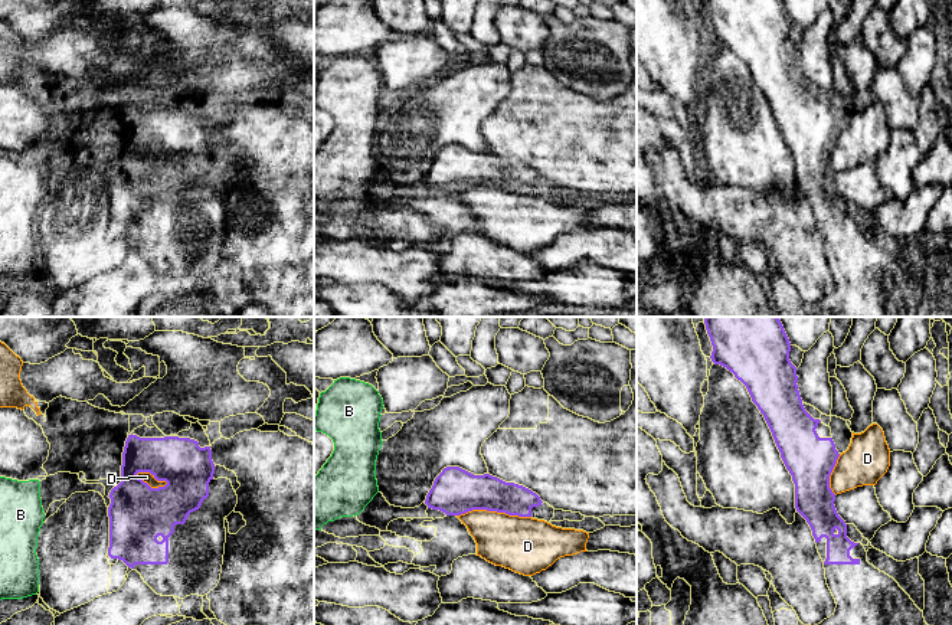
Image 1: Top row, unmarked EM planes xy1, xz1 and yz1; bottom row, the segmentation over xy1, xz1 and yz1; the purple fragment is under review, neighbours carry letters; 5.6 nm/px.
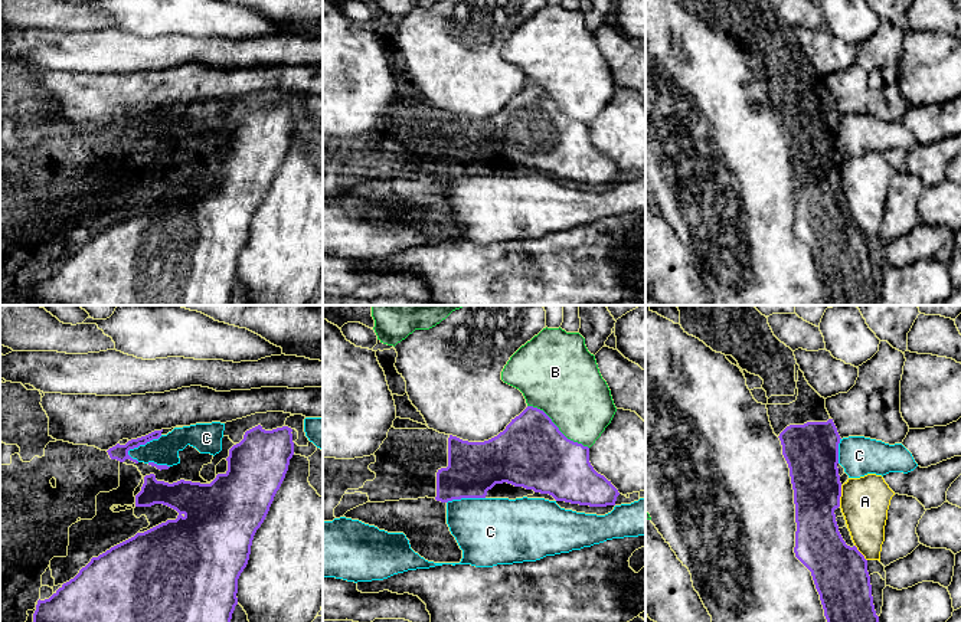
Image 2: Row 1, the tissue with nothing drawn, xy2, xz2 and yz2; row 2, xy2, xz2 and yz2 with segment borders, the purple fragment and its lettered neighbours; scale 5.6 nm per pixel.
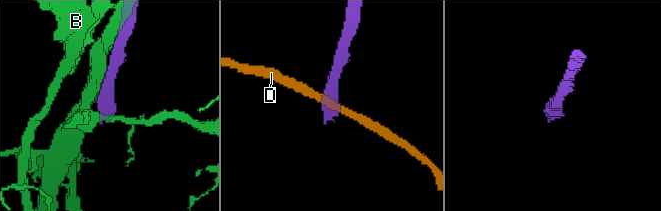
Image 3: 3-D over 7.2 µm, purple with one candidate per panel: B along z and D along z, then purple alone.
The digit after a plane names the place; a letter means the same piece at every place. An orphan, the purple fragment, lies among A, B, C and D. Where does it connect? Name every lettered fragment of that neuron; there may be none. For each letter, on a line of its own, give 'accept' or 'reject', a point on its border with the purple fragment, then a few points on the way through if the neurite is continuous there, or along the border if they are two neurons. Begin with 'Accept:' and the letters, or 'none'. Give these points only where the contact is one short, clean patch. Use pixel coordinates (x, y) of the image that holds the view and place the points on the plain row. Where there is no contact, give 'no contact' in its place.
Accept: none
A: reject | yz2 (840, 173)
B: reject | xz2 (558, 105)
C: reject | xy2 (143, 121)
D: reject | xz1 (494, 187)

